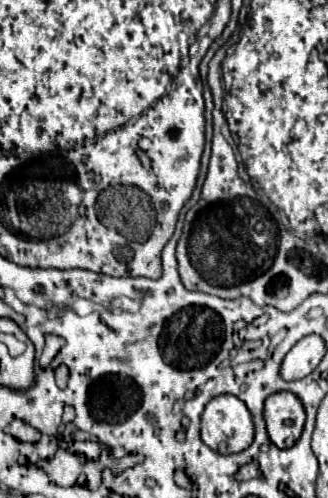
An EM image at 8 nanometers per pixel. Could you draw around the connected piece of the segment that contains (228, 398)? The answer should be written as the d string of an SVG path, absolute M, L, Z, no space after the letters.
M231 394L213 398L201 414L201 440L211 450L225 442L229 454L249 448L253 442L253 422L247 406Z

